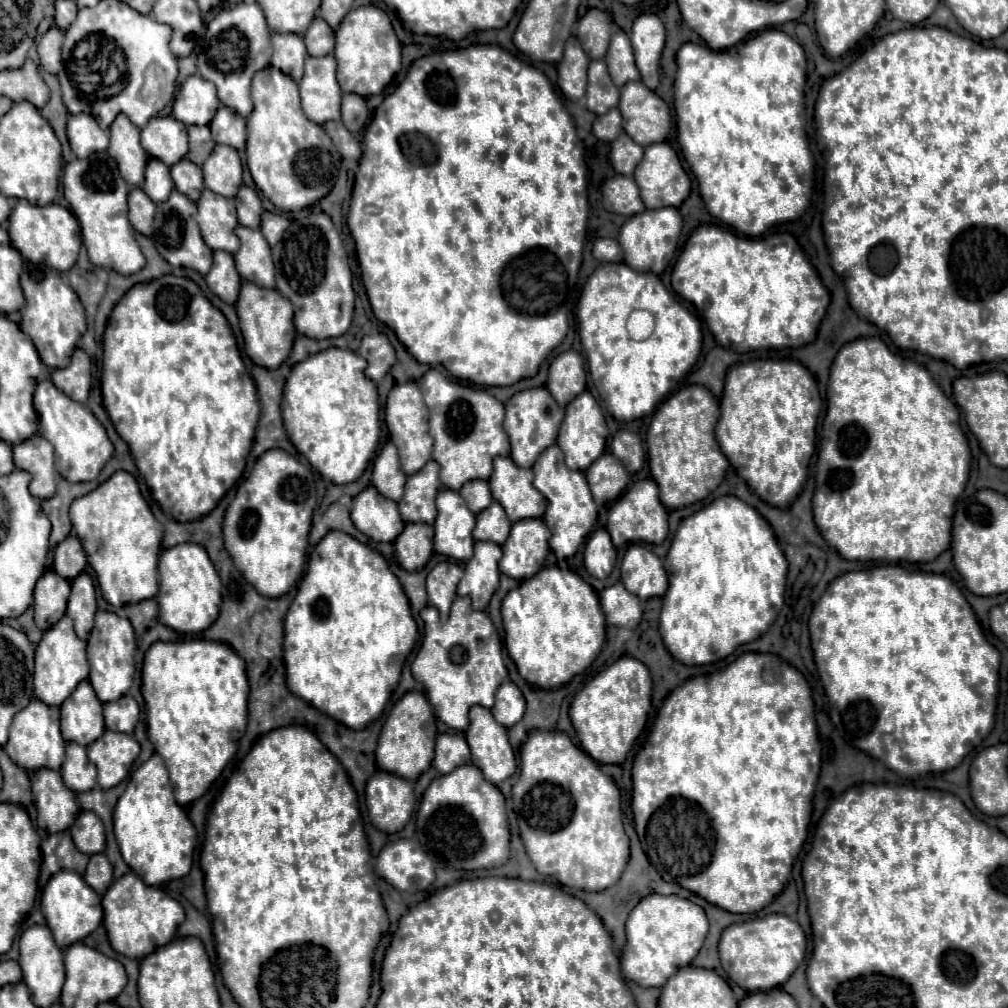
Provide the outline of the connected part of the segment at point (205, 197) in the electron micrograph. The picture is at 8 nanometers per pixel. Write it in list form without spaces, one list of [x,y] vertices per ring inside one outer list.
[[[209,189],[203,191],[201,199],[197,201],[197,223],[201,227],[201,235],[203,241],[215,251],[229,251],[229,253],[237,253],[239,249],[239,239],[233,233],[237,223],[237,213],[235,213],[235,205],[233,199],[217,195]]]

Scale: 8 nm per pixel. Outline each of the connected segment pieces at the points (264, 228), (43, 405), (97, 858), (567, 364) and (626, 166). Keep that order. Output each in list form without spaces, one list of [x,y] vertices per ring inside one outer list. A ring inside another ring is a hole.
[[[265,211],[261,217],[261,233],[265,235],[265,239],[269,241],[271,247],[273,247],[273,243],[277,243],[281,239],[281,235],[285,233],[287,227],[289,227],[289,219],[285,219],[283,215]]]
[[[49,379],[39,381],[33,397],[35,409],[41,421],[41,435],[55,447],[55,467],[71,483],[77,481],[93,481],[113,455],[115,447],[107,437],[105,427],[97,421],[89,407],[69,399],[63,391],[59,391]]]
[[[105,853],[101,855],[93,855],[87,871],[85,871],[85,881],[89,883],[89,887],[93,887],[99,895],[103,895],[107,891],[107,887],[113,881],[113,867],[109,863],[109,859],[105,857]]]
[[[565,351],[553,359],[549,367],[547,389],[557,399],[557,403],[561,403],[561,407],[573,401],[579,393],[583,393],[585,383],[587,383],[587,373],[583,359],[577,351]]]
[[[621,133],[613,143],[611,143],[611,163],[613,169],[621,175],[633,175],[637,163],[641,161],[643,147],[637,145],[627,133]]]

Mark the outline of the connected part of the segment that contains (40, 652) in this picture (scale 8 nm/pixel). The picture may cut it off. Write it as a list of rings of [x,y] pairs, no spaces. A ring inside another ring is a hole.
[[[65,615],[55,627],[45,631],[41,643],[35,651],[35,673],[33,687],[37,699],[49,703],[51,707],[61,707],[61,703],[75,691],[75,687],[89,677],[89,663],[85,655],[85,641],[77,639],[73,631],[73,621]]]

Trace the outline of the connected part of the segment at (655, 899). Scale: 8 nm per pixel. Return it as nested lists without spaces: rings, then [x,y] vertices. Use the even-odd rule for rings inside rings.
[[[649,895],[639,901],[627,919],[627,945],[621,953],[621,973],[641,987],[663,987],[669,975],[691,965],[699,953],[709,921],[703,907],[677,895]]]

